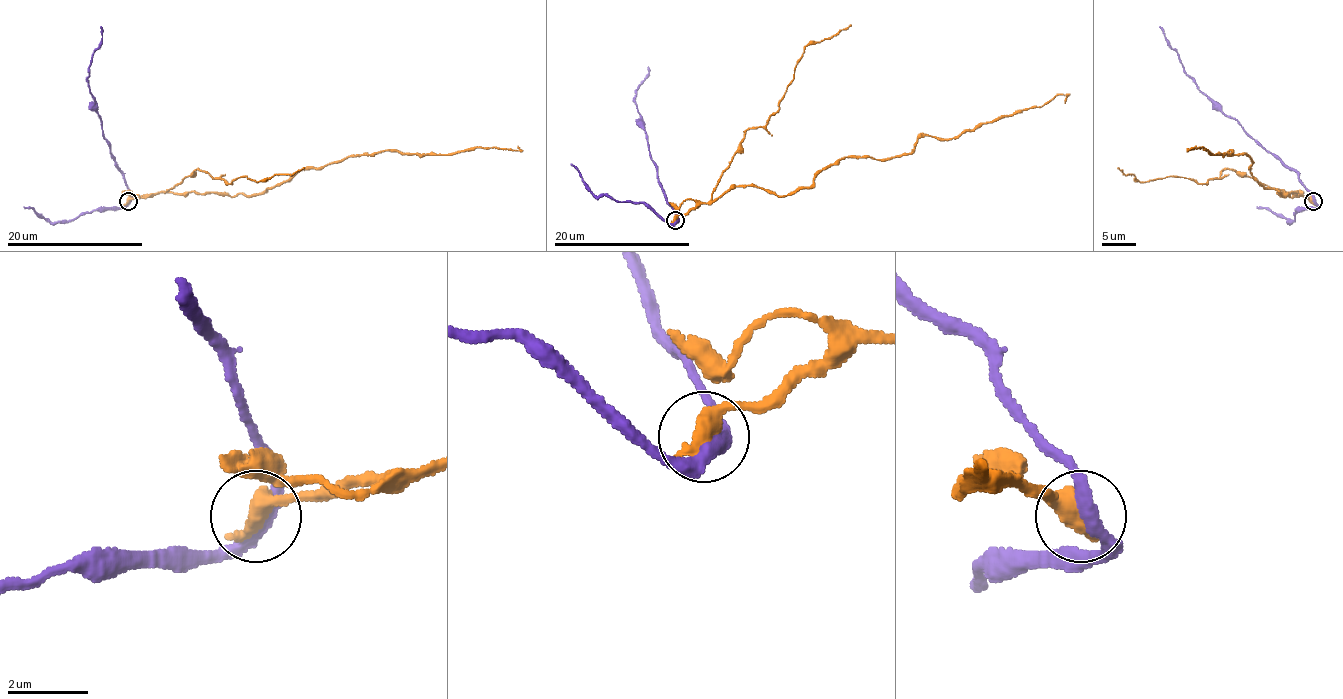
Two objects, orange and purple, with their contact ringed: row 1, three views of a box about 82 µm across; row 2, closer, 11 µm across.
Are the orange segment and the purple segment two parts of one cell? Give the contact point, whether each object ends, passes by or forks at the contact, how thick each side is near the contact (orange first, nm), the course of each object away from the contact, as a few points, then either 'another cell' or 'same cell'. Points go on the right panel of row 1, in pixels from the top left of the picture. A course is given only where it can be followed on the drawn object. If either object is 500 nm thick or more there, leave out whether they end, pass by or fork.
(1313, 201) | 550/340 nm | orange via (1312, 201), (1265, 188), (1249, 172), (1253, 160), (1247, 155), (1200, 147), (1188, 150), (1196, 145) | purple via (1314, 201), (1299, 176), (1201, 92), (1159, 26) | another cell

